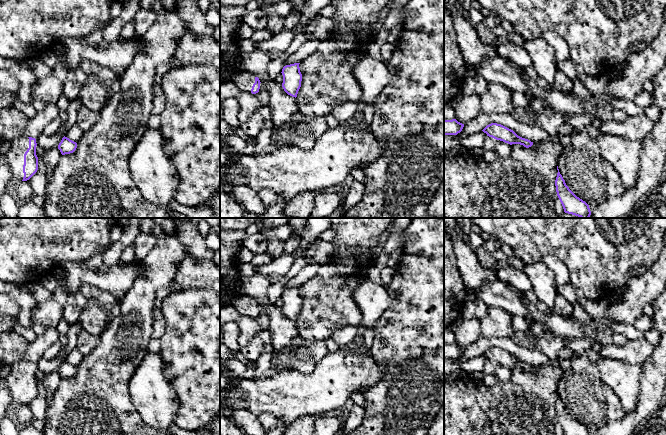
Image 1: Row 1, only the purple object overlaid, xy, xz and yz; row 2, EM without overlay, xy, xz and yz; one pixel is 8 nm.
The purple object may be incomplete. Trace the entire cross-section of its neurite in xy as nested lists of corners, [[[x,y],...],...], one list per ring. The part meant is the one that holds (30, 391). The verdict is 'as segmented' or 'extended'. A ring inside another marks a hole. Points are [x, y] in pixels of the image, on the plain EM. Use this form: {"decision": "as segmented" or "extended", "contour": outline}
{"decision": "extended", "contour": [[[20,361],[12,365],[11,372],[3,379],[12,398],[12,405],[29,404],[38,394],[36,363]]]}

